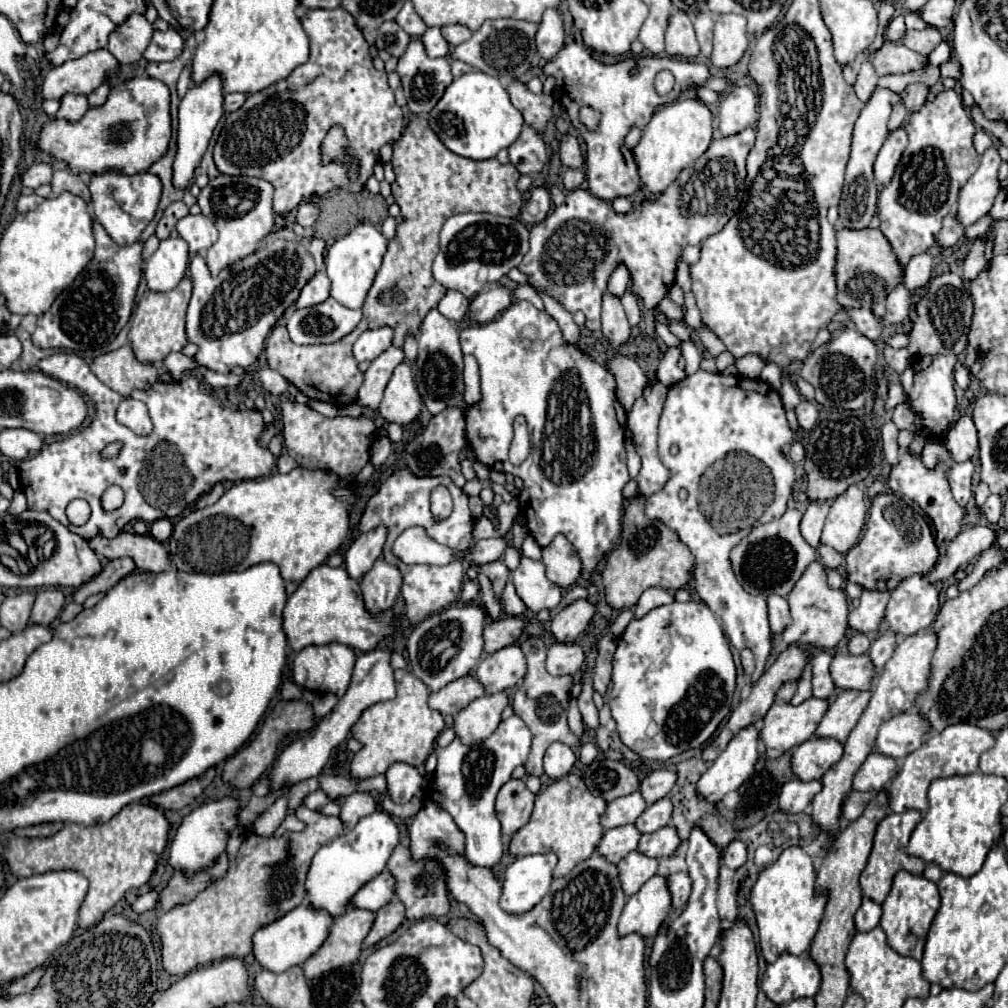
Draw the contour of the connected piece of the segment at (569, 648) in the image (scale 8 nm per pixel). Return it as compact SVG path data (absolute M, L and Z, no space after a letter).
M555 641L547 649L547 671L551 675L577 675L583 667L583 649L575 643Z

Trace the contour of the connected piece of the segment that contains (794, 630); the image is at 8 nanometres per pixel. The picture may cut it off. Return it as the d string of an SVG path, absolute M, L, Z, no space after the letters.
M815 561L807 567L803 577L795 583L793 591L787 595L789 609L791 609L791 625L783 631L783 641L787 645L817 645L825 649L833 649L845 635L849 623L849 605L847 595L843 589L831 589L827 585L827 573L823 563Z

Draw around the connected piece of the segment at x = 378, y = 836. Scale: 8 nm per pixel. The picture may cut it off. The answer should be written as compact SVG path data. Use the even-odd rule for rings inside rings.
M375 811L363 817L355 829L347 835L337 837L329 845L323 845L309 867L305 891L309 897L309 907L319 911L325 909L329 915L339 917L349 907L353 895L371 879L375 879L387 865L391 851L399 843L399 829L393 823L391 815L385 811Z

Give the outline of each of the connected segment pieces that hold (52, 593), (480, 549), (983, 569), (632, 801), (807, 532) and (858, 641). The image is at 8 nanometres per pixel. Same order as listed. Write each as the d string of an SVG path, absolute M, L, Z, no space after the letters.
M41 589L35 599L31 623L49 625L63 609L63 603L65 603L65 595L61 589Z
M493 537L493 539L483 539L483 541L477 541L469 553L467 553L467 561L473 561L477 565L485 565L485 563L491 563L491 561L497 561L503 551L507 547L507 539L505 537Z
M995 545L995 547L987 549L985 553L981 553L979 559L975 561L975 569L973 569L973 573L959 581L959 591L965 591L965 589L977 585L977 583L983 579L983 575L985 575L987 571L995 569L995 567L999 565L999 561L1005 559L1005 555L1007 555L1007 549L1003 549L1003 547L999 547L999 545Z
M635 791L631 795L623 795L609 803L609 807L603 815L603 827L611 829L611 827L635 823L637 817L645 811L645 807L647 807L647 803L639 791Z
M811 501L805 509L805 515L801 521L801 533L803 533L805 541L813 547L819 545L827 513L829 513L829 505L825 501Z
M855 633L851 639L849 639L849 653L851 655L861 655L861 653L867 653L867 649L869 649L869 639L867 639L867 635L863 635L863 633Z

